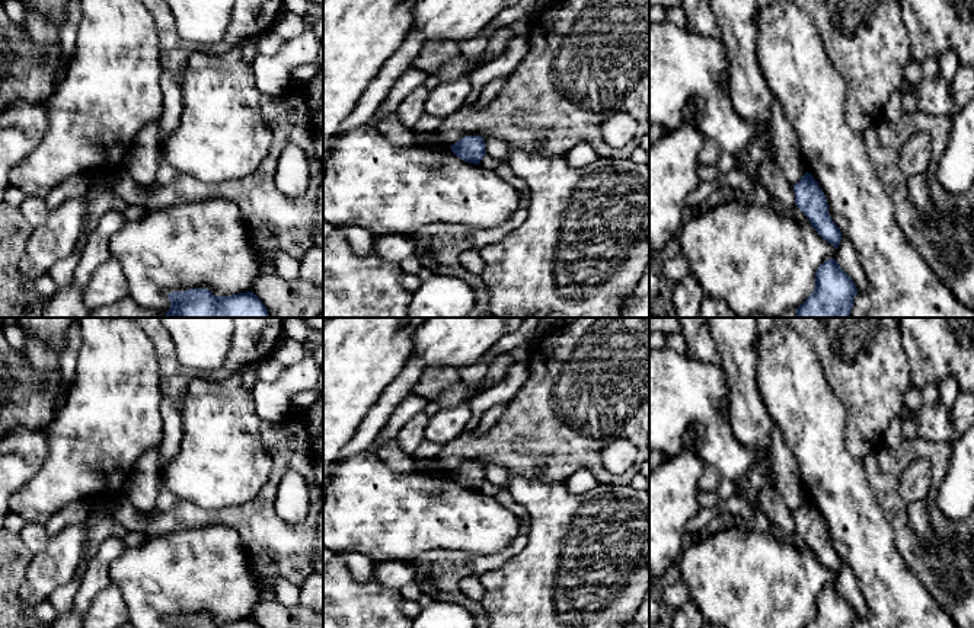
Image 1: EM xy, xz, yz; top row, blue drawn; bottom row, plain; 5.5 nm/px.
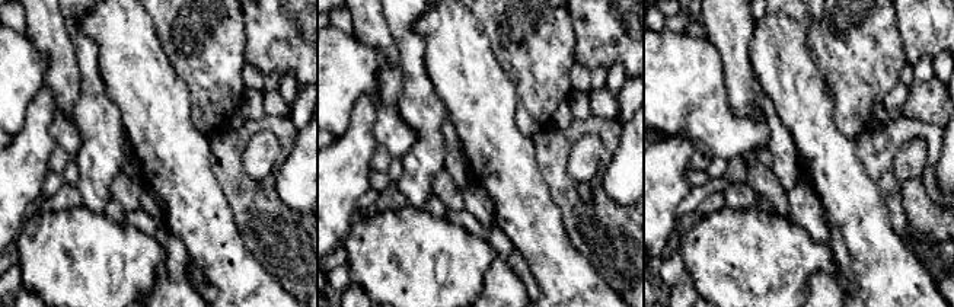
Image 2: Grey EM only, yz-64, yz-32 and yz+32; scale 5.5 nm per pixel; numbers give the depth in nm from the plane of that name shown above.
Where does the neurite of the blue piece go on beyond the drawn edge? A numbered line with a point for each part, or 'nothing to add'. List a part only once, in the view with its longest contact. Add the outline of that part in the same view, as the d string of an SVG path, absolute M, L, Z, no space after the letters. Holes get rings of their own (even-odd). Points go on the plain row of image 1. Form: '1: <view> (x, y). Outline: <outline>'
nothing to add

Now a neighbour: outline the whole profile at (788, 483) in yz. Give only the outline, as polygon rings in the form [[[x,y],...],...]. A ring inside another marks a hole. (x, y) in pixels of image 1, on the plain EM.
[[[776,424],[772,427],[770,455],[773,459],[773,487],[779,491],[788,509],[795,511],[807,500],[807,492],[801,481],[798,462]]]

